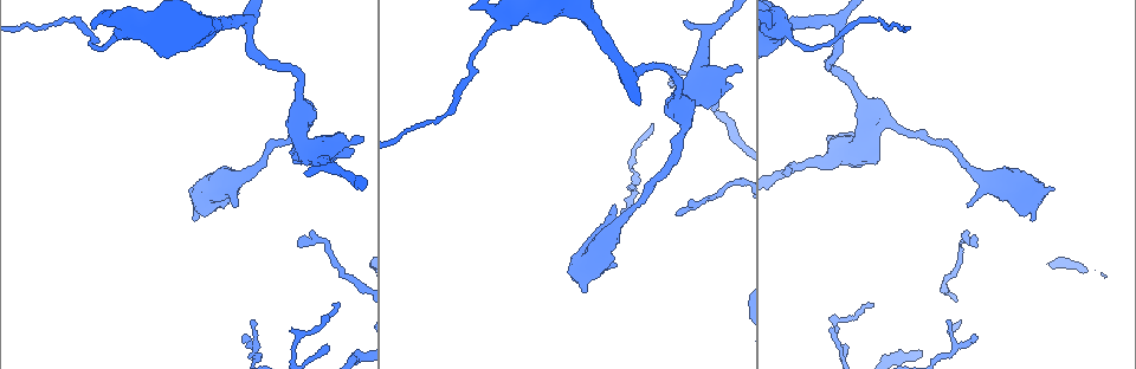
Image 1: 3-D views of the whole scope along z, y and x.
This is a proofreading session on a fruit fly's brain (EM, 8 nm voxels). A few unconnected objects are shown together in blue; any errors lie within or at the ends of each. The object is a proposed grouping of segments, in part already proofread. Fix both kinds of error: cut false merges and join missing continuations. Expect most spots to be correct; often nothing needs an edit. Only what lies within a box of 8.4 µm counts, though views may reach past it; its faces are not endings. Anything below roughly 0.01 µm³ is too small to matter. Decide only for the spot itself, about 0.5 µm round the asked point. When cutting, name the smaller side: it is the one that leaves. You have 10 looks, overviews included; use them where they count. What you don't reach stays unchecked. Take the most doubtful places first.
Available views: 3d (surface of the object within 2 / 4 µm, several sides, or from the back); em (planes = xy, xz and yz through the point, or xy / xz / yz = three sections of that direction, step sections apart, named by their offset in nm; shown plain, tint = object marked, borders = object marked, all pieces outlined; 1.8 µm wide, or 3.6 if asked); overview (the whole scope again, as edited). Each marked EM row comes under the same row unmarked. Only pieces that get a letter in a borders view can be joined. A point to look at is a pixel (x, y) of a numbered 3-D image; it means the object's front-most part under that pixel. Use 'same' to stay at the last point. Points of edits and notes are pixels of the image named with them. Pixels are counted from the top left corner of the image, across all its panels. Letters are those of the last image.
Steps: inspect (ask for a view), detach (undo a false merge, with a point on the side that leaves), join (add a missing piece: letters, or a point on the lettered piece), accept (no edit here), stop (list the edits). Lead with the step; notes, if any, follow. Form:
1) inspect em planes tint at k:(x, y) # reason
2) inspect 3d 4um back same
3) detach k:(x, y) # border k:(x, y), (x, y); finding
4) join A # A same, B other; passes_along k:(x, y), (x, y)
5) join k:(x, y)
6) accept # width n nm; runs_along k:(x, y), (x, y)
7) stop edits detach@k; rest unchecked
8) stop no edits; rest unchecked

inspect 3d 2um at 1:(785, 174) # free end

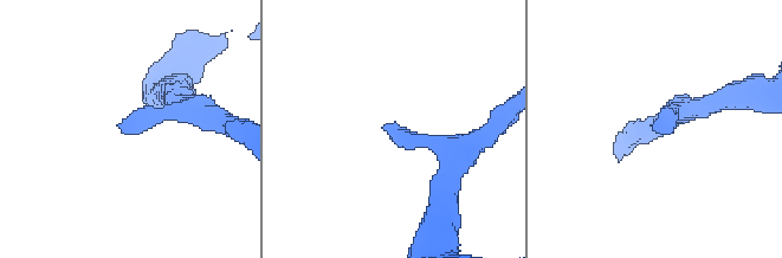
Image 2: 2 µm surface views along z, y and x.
inspect em planes tint at 2:(118, 126) # need the tissue

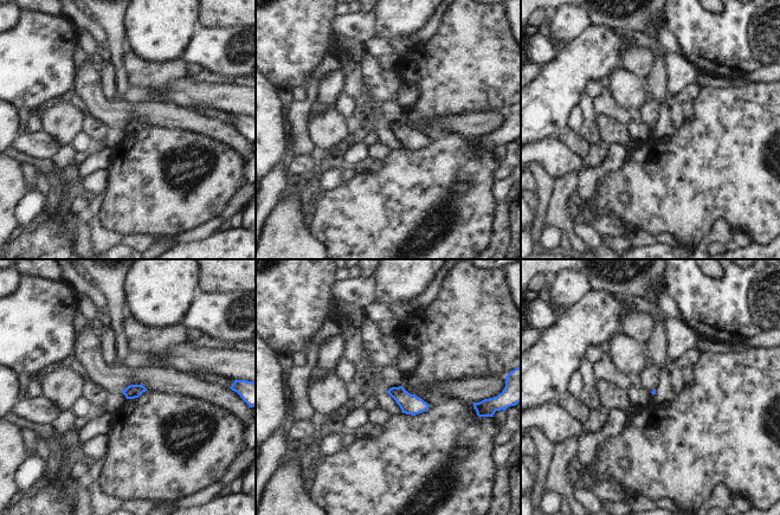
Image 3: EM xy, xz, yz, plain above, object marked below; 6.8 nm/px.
inspect em planes borders same # what lies round it

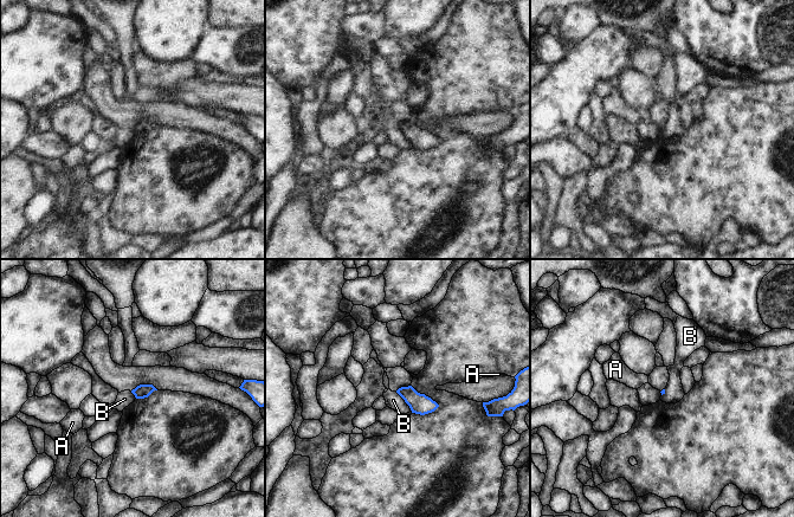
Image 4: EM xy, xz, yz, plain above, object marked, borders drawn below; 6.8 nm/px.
accept # longest_contact B 180 nm; A other, B other; border 4:(395, 392), (412, 411); none of them fits

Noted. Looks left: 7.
inspect 3d 2um at 1:(967, 207) # an open end

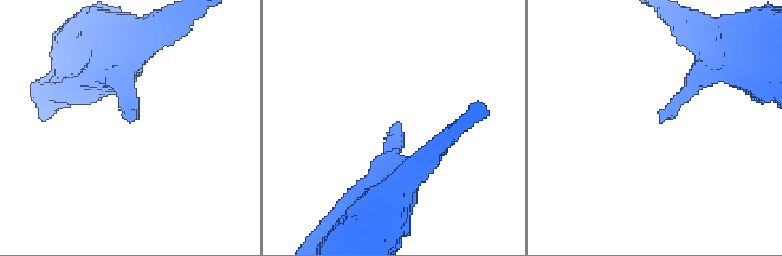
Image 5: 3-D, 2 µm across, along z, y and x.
inspect em planes borders at 5:(135, 118) # need the tissue

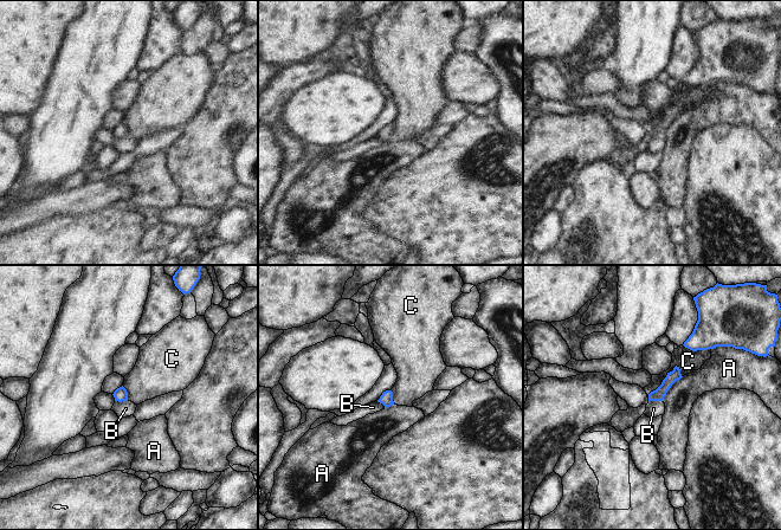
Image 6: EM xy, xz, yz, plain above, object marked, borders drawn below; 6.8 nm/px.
accept # A other, B other, C other; border 6:(679, 367), (676, 366), (647, 396); no lettered piece goes on from it

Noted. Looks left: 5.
inspect 3d 2um at 1:(244, 338) # thin end

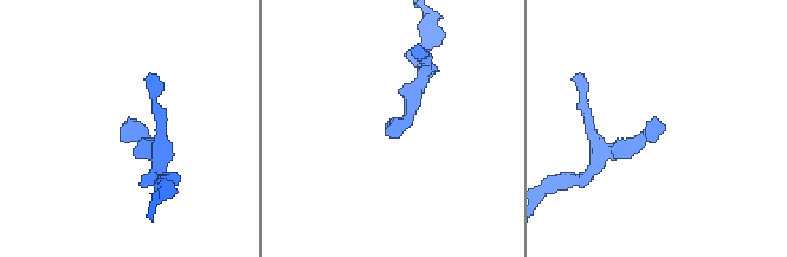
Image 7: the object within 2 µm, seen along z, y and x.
inspect em yz step 4 borders at 7:(122, 126) # now the EM

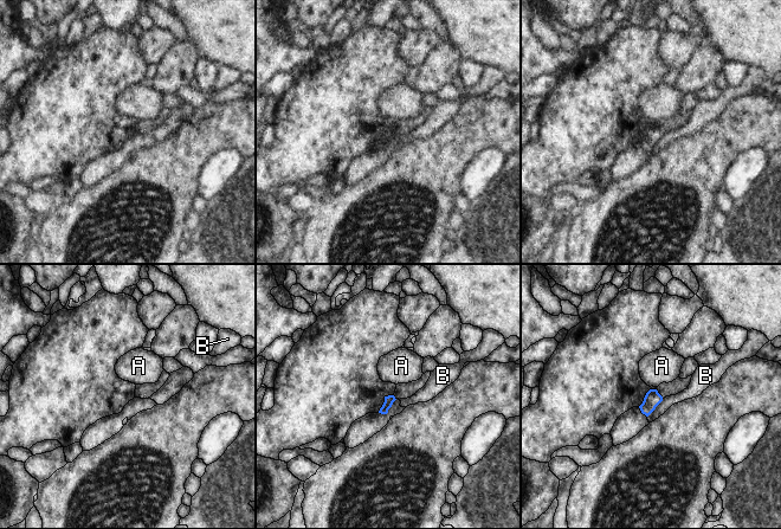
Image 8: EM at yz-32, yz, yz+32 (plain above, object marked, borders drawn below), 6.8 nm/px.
inspect em planes borders same

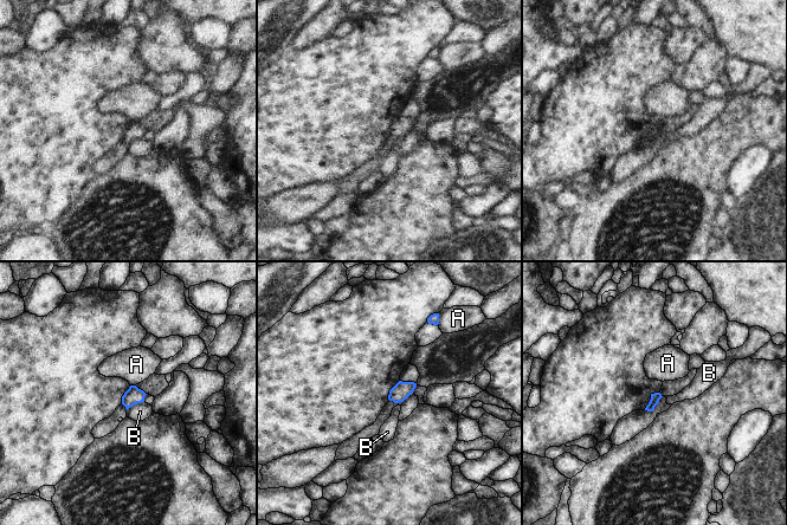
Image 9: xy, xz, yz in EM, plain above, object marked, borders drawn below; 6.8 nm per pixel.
accept # A other, B other; no lettered piece goes on from it

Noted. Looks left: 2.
stop no edits; rest unchecked

